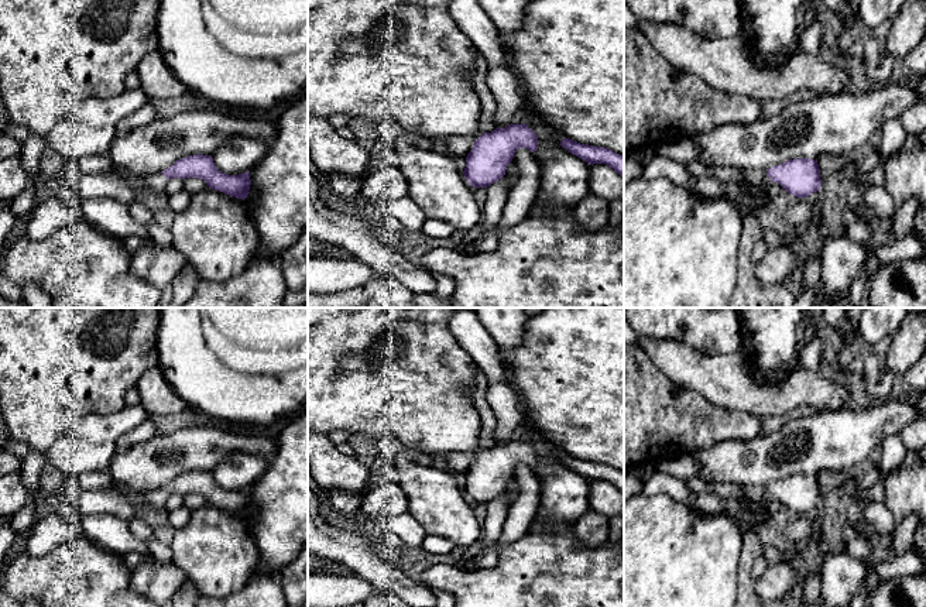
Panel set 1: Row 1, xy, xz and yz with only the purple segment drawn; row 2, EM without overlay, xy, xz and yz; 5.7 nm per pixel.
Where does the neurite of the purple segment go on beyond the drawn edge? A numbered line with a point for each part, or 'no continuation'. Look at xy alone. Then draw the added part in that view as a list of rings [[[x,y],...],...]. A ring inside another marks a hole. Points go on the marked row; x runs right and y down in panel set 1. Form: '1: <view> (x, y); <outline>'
1: xy (157, 181); [[[112,165],[112,171],[121,178],[128,179],[131,184],[134,184],[136,179],[140,179],[145,189],[164,192],[168,178],[164,176],[161,172],[150,174],[150,175],[136,175],[128,168],[124,167],[114,167]]]

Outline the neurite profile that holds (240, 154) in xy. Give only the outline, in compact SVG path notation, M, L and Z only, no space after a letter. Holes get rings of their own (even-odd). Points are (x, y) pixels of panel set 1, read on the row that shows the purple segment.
M233 137L210 157L219 171L239 175L251 171L267 152L267 143L251 137Z

